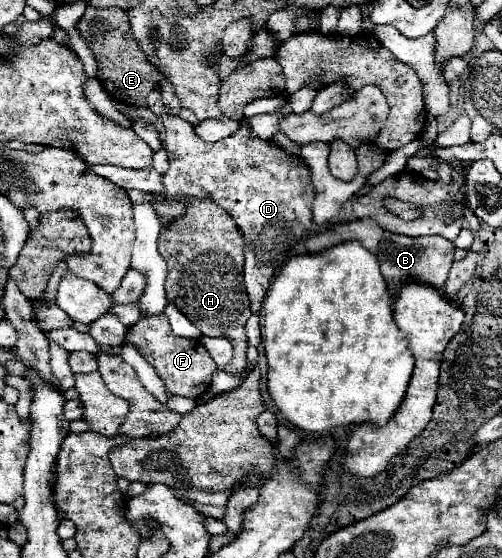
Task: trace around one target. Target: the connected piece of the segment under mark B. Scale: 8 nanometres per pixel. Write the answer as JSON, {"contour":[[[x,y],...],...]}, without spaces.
{"contour":[[[355,219],[349,223],[339,223],[337,229],[331,227],[325,233],[317,233],[305,241],[309,253],[319,253],[323,249],[331,249],[335,245],[347,243],[347,241],[359,241],[367,251],[371,251],[379,263],[381,263],[381,273],[385,281],[389,283],[389,291],[393,297],[397,297],[399,289],[407,281],[431,285],[433,289],[441,289],[447,281],[447,273],[453,263],[453,251],[455,245],[443,237],[405,237],[405,235],[395,235],[377,225],[373,219]]]}

